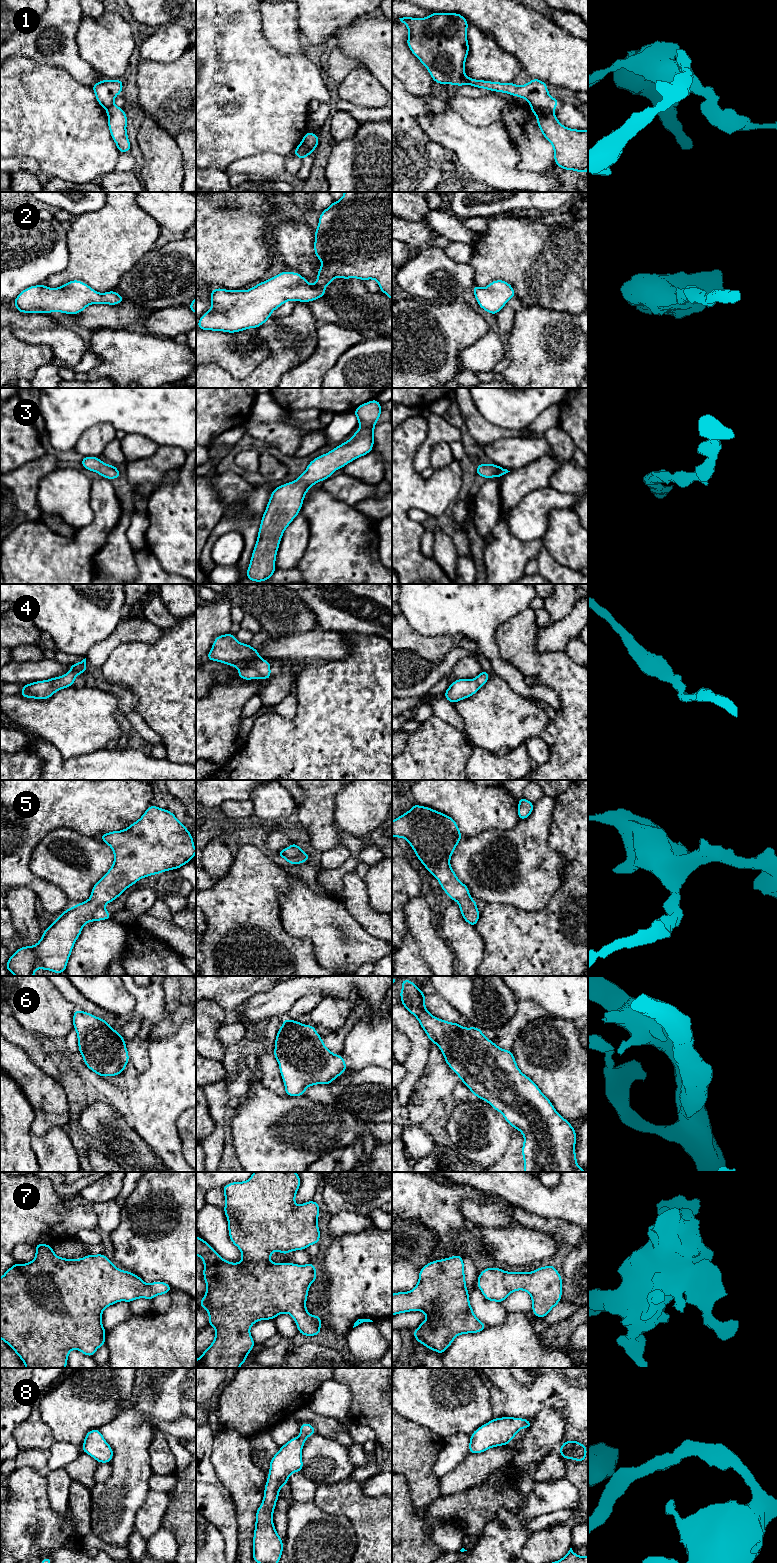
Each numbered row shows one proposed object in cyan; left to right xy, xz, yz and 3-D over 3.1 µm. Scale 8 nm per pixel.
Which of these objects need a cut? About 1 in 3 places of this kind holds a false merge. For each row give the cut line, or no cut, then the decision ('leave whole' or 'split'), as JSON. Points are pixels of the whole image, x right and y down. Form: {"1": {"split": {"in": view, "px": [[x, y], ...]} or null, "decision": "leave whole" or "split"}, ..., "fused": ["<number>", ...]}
{"1": {"split": {"in": "yz", "px": [[531, 106], [548, 109], [553, 113]]}, "decision": "split"}, "2": {"split": null, "decision": "leave whole"}, "3": {"split": null, "decision": "leave whole"}, "4": {"split": null, "decision": "leave whole"}, "5": {"split": null, "decision": "leave whole"}, "6": {"split": null, "decision": "leave whole"}, "7": {"split": null, "decision": "leave whole"}, "8": {"split": null, "decision": "leave whole"}, "fused": ["1"]}

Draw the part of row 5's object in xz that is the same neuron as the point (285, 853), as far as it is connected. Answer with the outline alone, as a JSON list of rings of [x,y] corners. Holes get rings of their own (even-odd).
[[[292,842],[290,847],[286,847],[277,853],[277,856],[284,858],[289,864],[300,865],[302,862],[311,860],[311,857],[302,851],[300,846]]]

